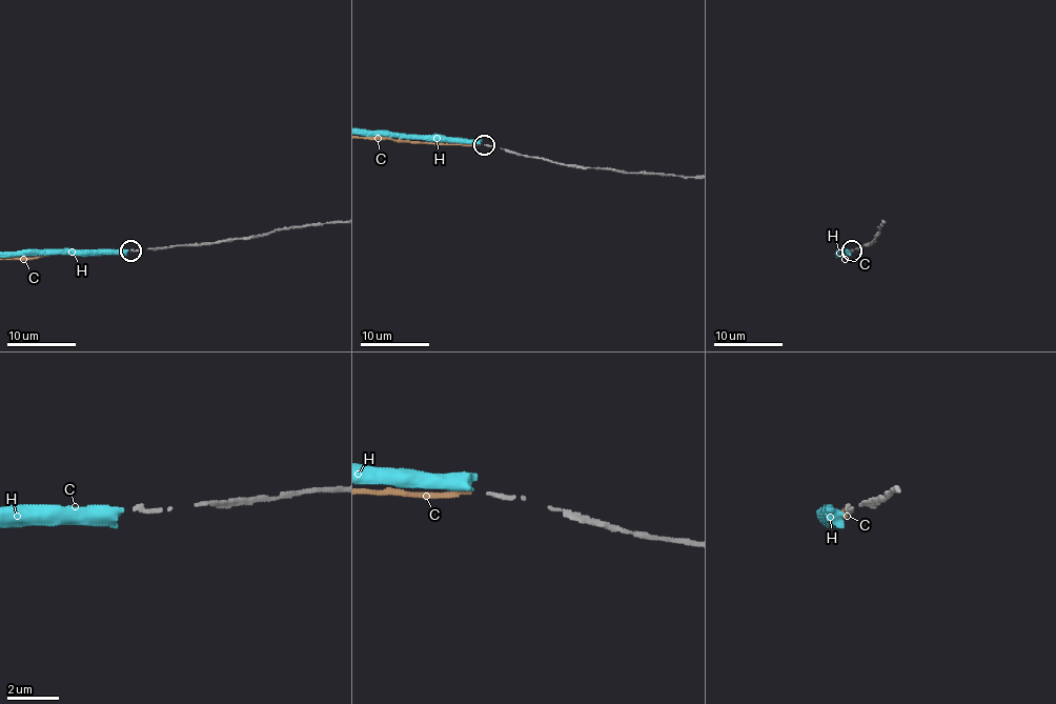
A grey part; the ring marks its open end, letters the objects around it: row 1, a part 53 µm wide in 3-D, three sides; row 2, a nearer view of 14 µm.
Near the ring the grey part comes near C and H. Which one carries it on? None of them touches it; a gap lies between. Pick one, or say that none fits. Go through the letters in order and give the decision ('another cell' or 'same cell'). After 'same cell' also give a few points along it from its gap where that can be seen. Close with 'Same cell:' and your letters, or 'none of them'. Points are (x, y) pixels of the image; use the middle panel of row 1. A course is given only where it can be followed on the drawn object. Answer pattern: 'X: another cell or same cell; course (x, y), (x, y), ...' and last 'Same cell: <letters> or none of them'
C: same cell
H: another cell
Same cell: C

